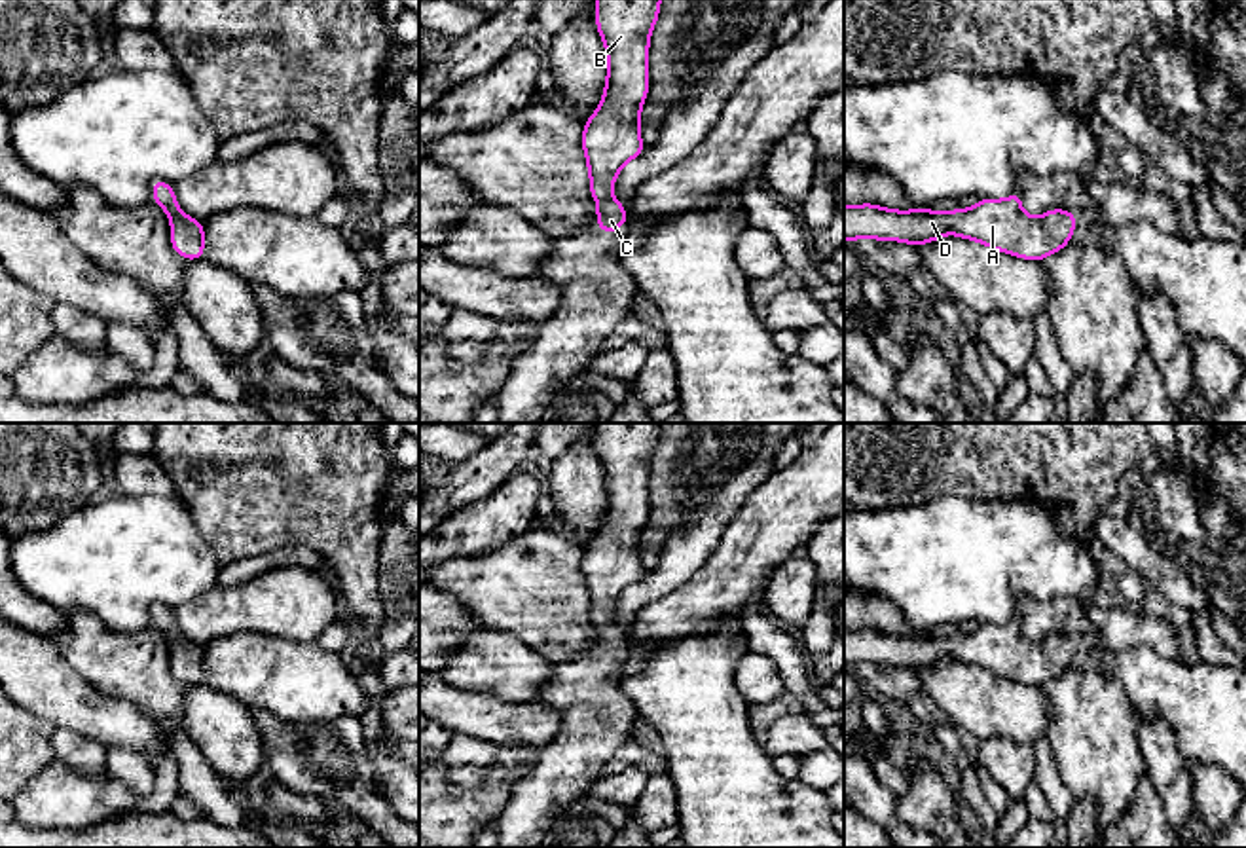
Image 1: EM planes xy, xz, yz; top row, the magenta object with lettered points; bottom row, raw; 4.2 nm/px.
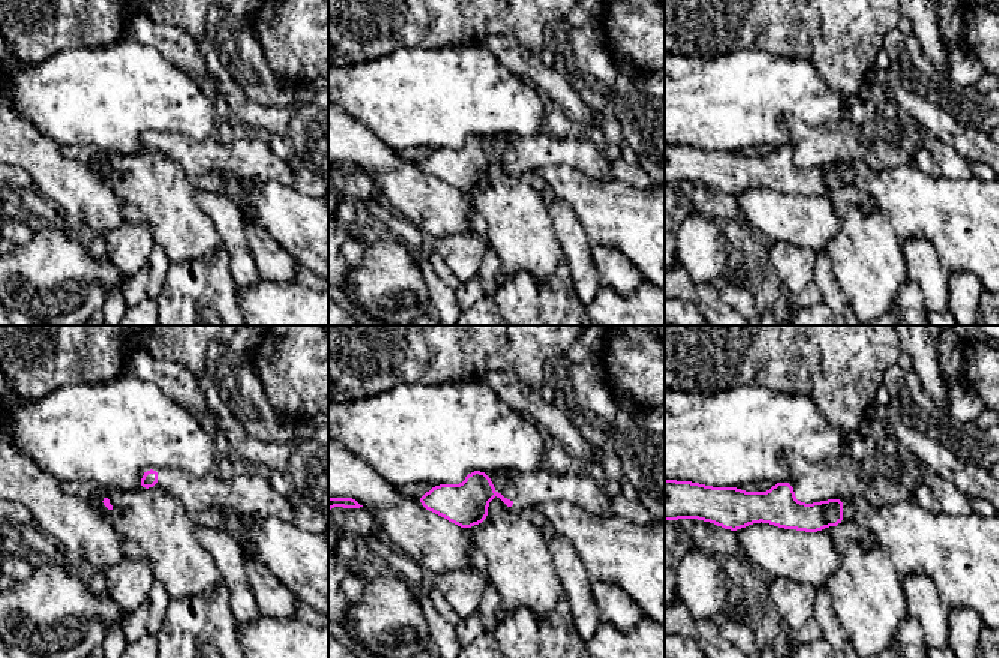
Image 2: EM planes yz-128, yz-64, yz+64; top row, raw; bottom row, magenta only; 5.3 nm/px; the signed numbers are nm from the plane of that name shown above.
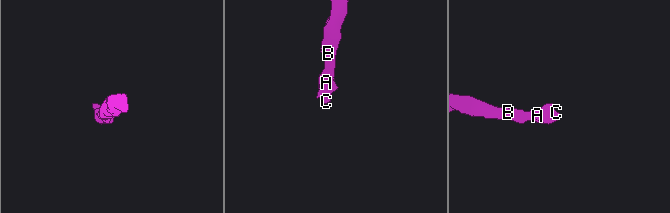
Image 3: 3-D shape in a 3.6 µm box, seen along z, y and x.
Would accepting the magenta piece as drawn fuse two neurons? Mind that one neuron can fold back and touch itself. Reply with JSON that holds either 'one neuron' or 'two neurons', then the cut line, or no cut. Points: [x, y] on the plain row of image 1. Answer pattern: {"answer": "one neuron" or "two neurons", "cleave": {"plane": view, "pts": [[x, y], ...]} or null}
{"answer": "one neuron", "cleave": null}

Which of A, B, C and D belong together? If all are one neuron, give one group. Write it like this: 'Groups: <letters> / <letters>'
Groups: A B C D

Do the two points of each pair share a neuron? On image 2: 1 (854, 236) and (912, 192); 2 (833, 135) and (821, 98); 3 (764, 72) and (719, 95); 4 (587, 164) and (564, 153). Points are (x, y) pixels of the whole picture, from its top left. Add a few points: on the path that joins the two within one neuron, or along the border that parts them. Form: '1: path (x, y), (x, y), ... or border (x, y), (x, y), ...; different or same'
1: border (858, 189), (870, 197), (902, 240); different
2: border (794, 116), (813, 126), (845, 120); different
3: path (753, 83), (741, 95), (729, 95); same
4: path (581, 158), (576, 153), (570, 153); same

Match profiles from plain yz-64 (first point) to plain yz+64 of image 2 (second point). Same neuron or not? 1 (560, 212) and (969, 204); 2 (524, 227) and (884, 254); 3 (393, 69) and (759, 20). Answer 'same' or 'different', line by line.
1: different
2: same
3: different

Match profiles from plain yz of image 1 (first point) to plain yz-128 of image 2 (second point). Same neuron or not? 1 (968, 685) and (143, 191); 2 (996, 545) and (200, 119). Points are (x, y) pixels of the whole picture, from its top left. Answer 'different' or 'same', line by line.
1: different
2: same

